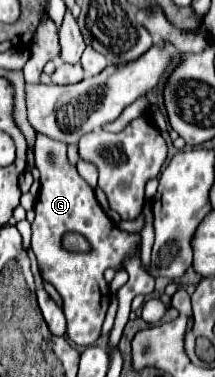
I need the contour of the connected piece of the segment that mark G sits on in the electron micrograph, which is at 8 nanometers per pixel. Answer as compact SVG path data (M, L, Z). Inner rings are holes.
M38 135L34 155L42 187L34 205L36 219L32 221L32 251L38 259L42 279L52 283L66 303L66 337L80 347L88 347L94 345L94 341L100 337L110 303L110 289L102 273L108 267L122 269L120 259L124 259L124 253L132 253L132 245L138 245L140 235L120 231L108 219L108 215L98 205L90 185L86 185L86 181L76 173L76 167L68 163L64 143ZM64 233L82 233L92 249L86 253L64 249Z

